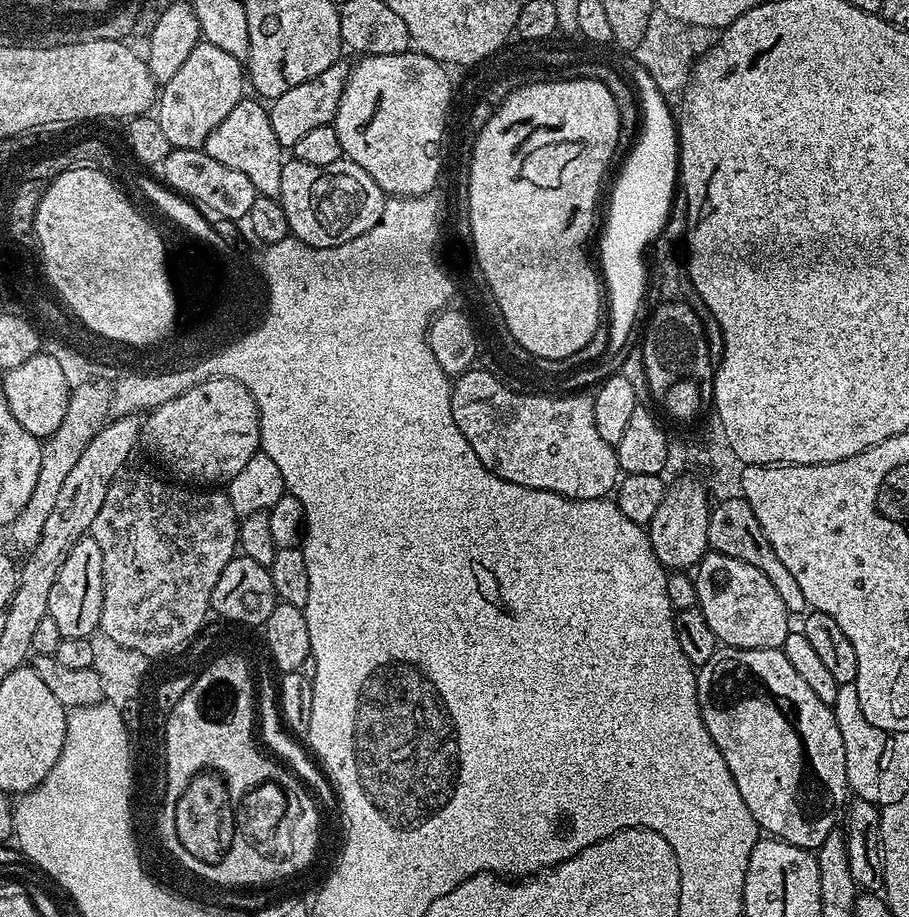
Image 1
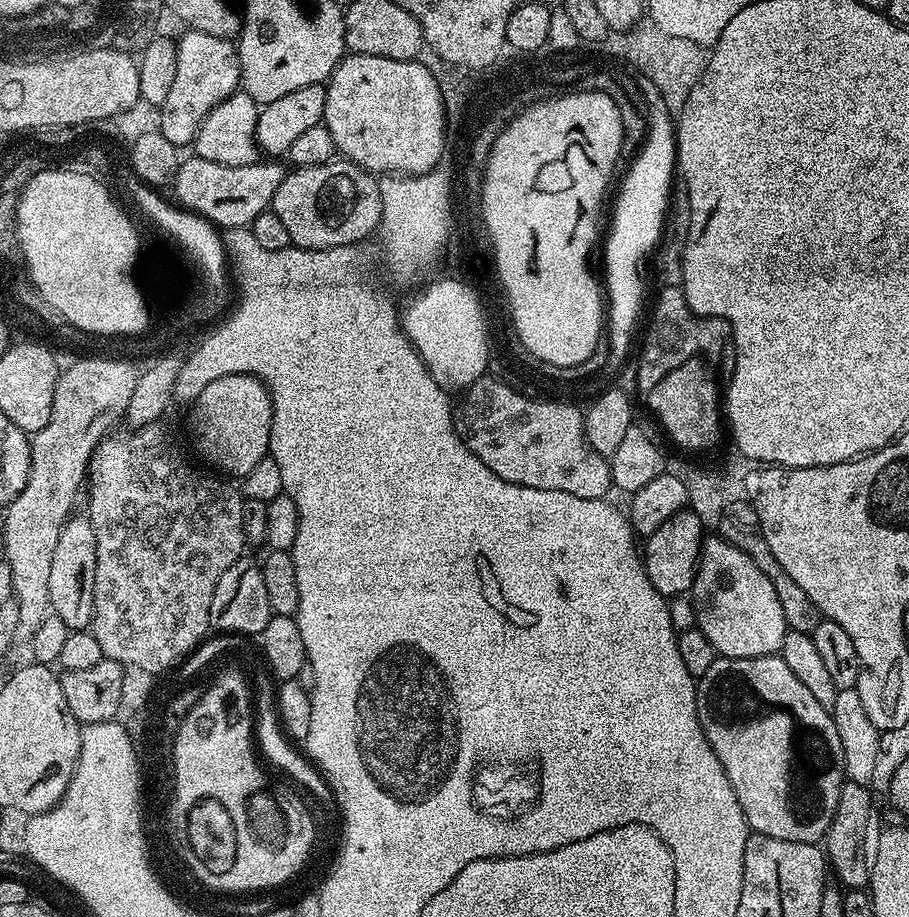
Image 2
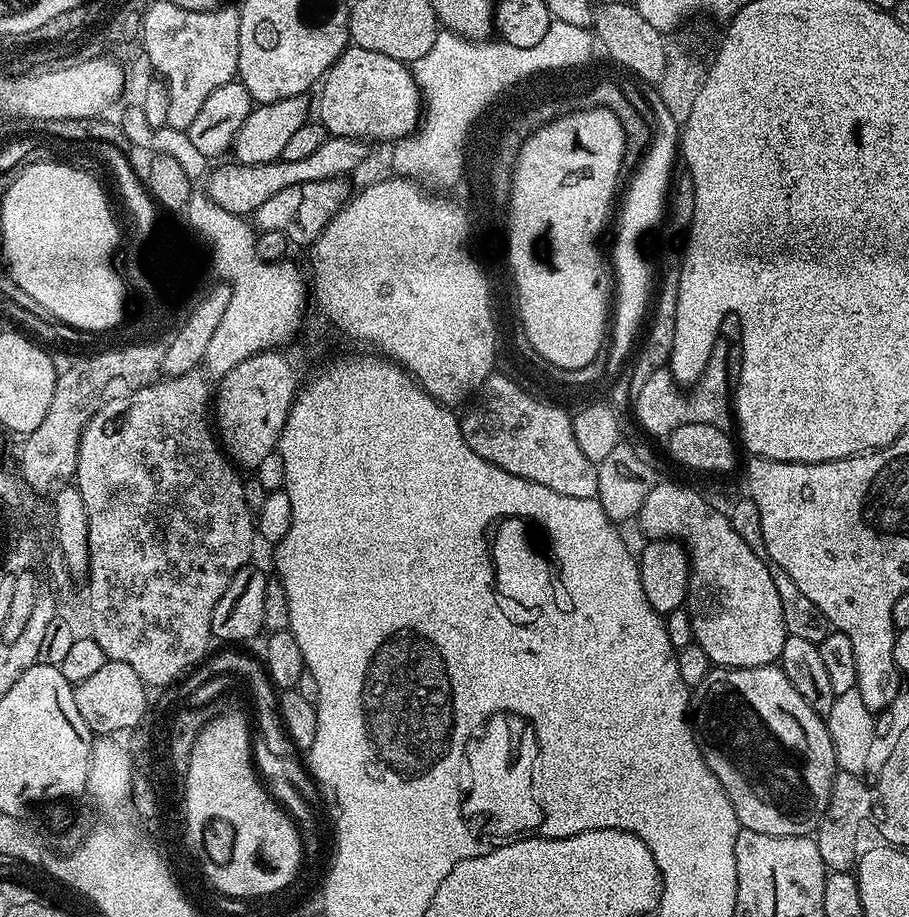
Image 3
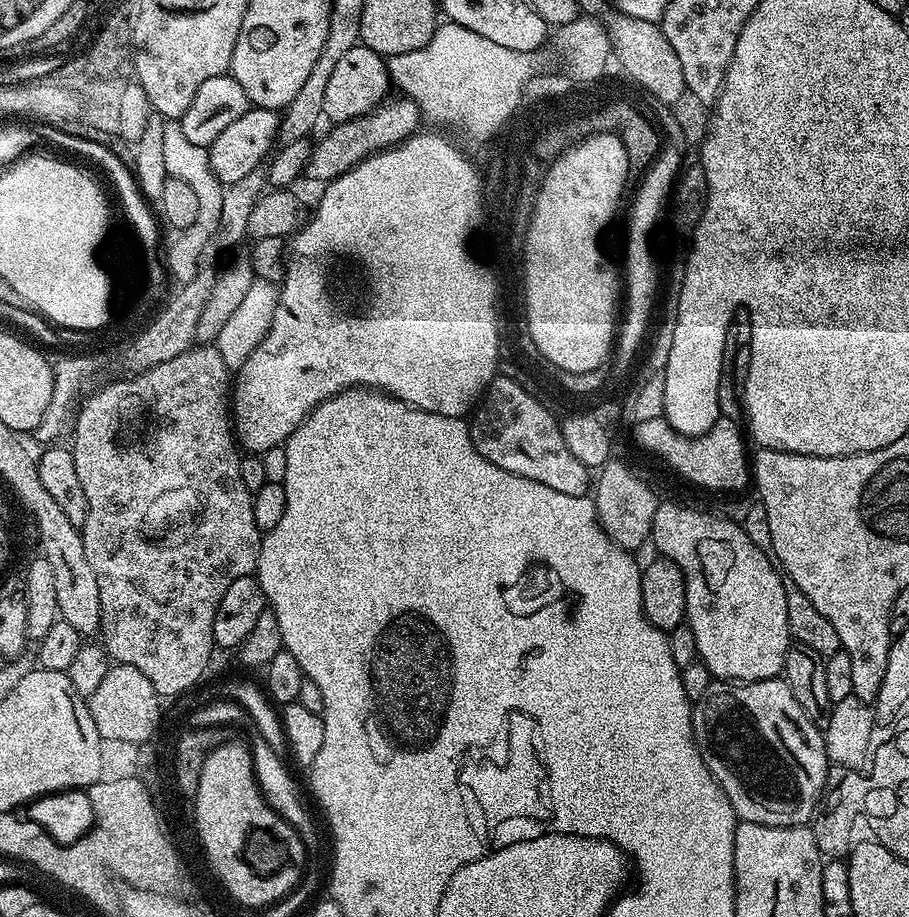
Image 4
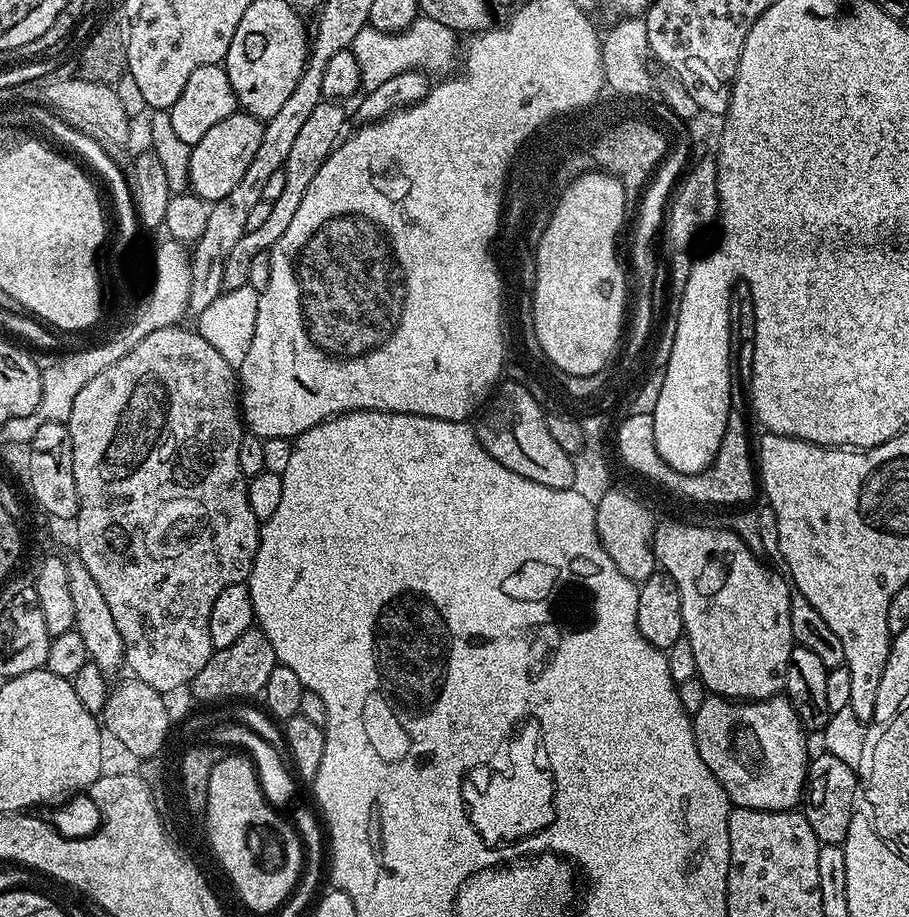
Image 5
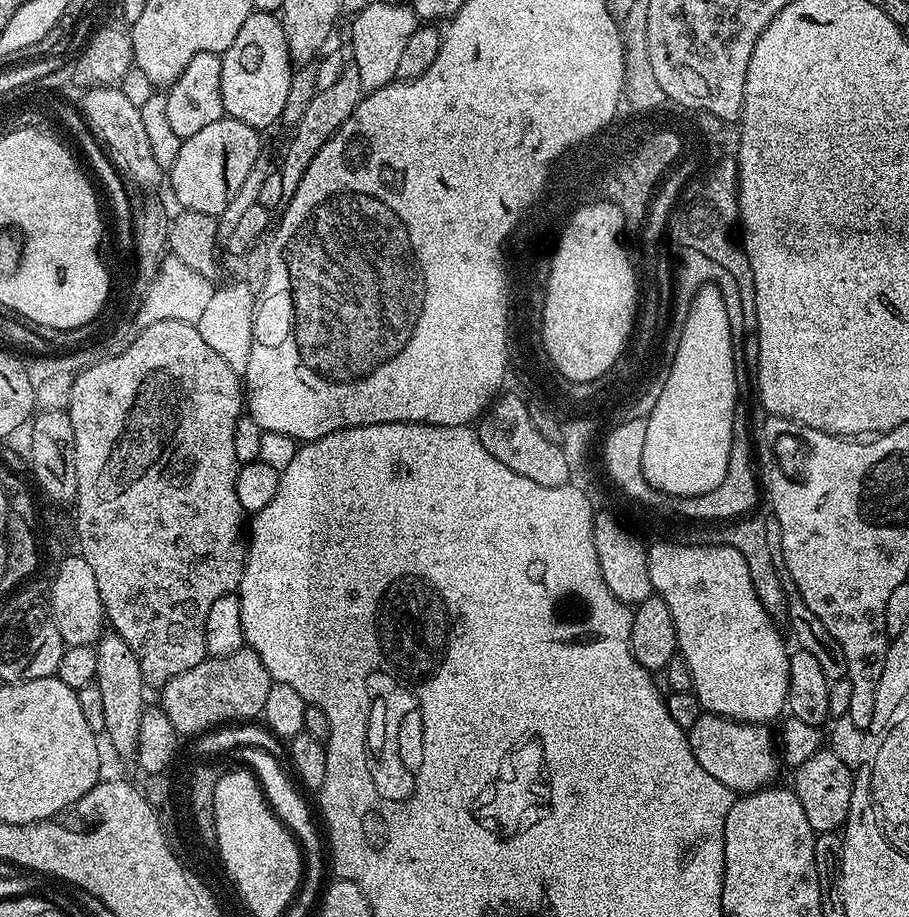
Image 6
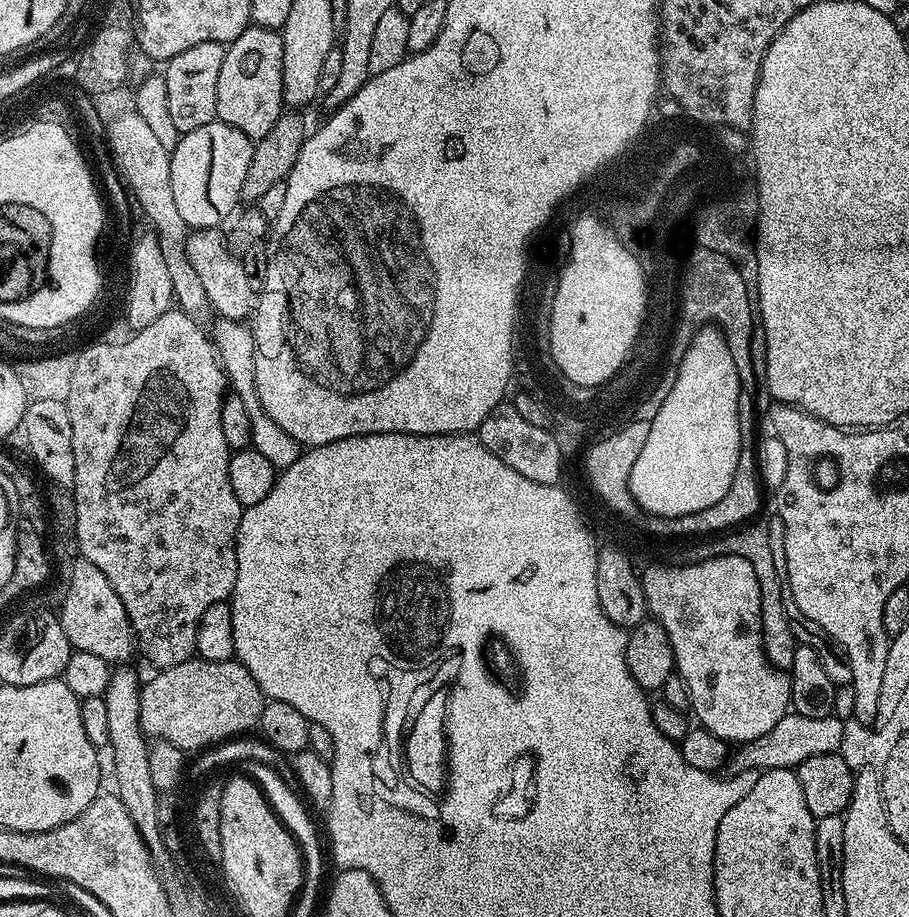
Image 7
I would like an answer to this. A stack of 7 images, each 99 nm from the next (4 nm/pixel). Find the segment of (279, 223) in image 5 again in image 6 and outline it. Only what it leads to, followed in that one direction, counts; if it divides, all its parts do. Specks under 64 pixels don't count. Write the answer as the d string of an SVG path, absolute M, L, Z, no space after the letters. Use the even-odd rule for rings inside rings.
M354 66L345 67L342 78L334 82L334 86L318 88L303 111L302 120L298 122L295 128L291 129L288 145L284 148L284 161L278 165L278 171L282 178L282 198L285 202L294 198L294 190L298 190L298 182L302 182L302 174L306 174L306 166L314 162L314 154L326 146L326 142L354 114L354 110L360 104L362 99L362 89L360 87L360 78L358 70Z

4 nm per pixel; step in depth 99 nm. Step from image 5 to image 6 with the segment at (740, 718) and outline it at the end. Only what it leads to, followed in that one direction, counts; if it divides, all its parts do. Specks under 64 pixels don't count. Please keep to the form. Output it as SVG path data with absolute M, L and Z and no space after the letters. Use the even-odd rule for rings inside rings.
M701 714L698 722L687 729L688 741L698 758L700 771L710 780L722 782L733 794L759 792L773 783L776 771L782 768L778 744L771 727L763 724L746 724L743 720L725 720L723 716Z

